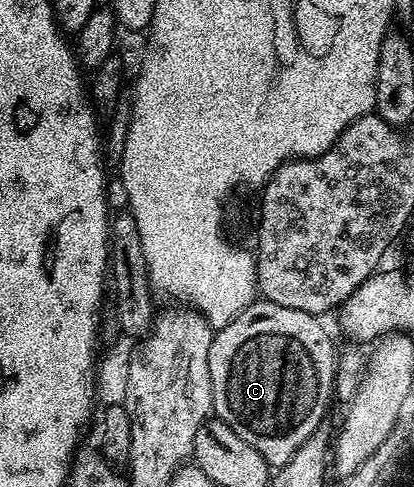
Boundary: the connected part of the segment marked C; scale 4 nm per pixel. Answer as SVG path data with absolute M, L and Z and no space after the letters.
M256 299L249 307L242 309L227 326L214 334L212 346L209 347L209 376L212 379L214 416L225 422L241 439L245 439L250 447L256 448L271 467L282 467L285 463L289 463L289 459L293 459L293 455L301 445L324 424L323 416L327 413L327 404L333 401L337 356L335 357L335 345L321 321L318 316L307 314L305 311L290 310L289 307L281 307L277 303Z

